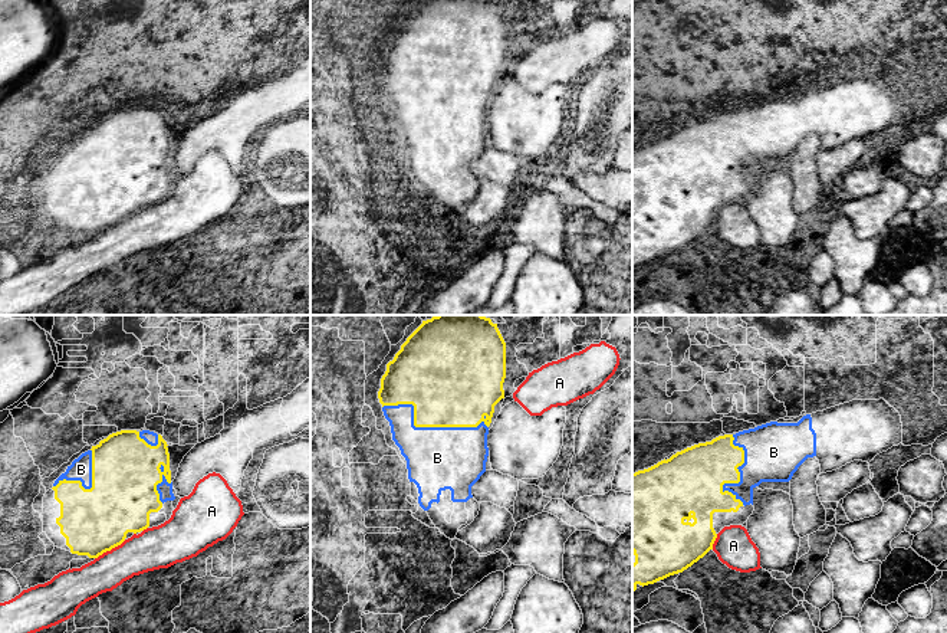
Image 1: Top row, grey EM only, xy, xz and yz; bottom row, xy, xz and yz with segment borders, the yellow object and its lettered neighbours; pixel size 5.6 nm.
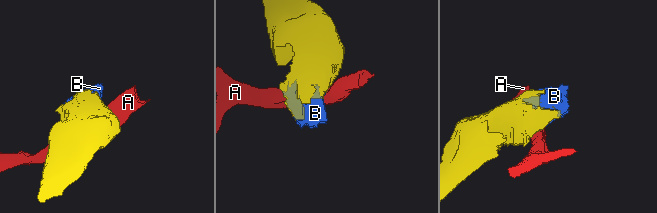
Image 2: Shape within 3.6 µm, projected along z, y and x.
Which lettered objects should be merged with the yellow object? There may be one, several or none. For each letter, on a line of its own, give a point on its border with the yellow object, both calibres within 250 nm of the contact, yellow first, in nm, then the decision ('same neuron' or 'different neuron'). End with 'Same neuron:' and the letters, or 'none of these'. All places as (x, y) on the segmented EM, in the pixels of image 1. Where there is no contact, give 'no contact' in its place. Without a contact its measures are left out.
A: xy (109, 550) | 360/240 nm | different neuron
B: xz (427, 426) | 440/360 nm | same neuron
Same neuron: B

